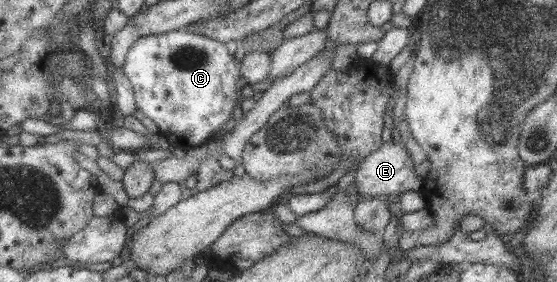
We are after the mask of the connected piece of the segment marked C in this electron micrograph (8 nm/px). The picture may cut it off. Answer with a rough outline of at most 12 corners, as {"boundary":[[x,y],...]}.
{"boundary":[[182,28],[120,68],[170,144],[210,142],[243,101],[240,62]]}

